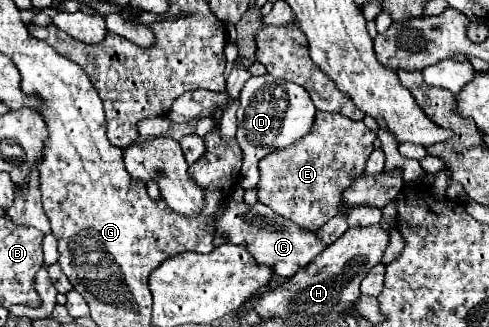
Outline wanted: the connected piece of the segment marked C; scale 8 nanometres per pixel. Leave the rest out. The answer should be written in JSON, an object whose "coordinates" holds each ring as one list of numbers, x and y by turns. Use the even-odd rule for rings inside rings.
{"coordinates":[[221,202,213,214,215,230,225,236,231,244,245,244,245,248,253,254,257,264,265,264,275,270,281,278,291,278,297,274,297,270,305,268,317,254,325,250,325,244,315,238,313,232,301,230,299,226,293,226,293,222,285,222,285,218,279,218,269,210,269,206,257,202,257,204,245,204,245,202]]}

